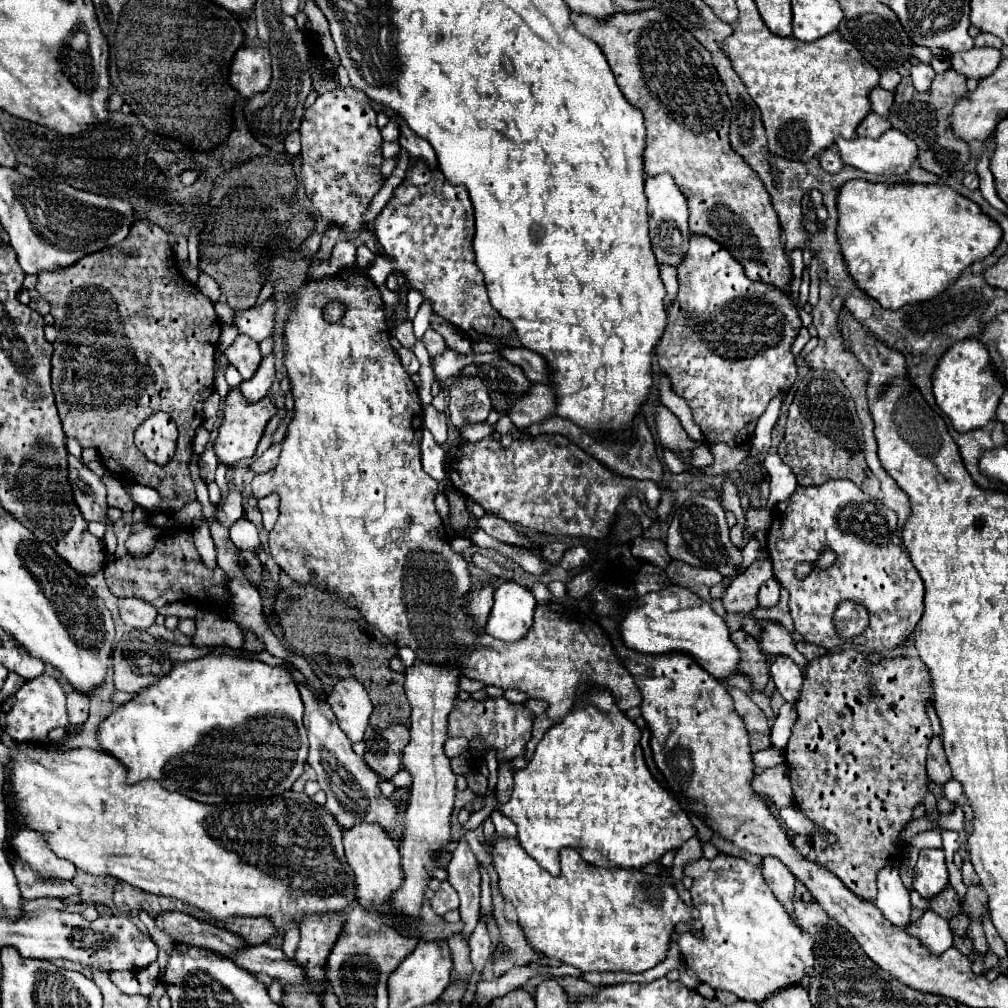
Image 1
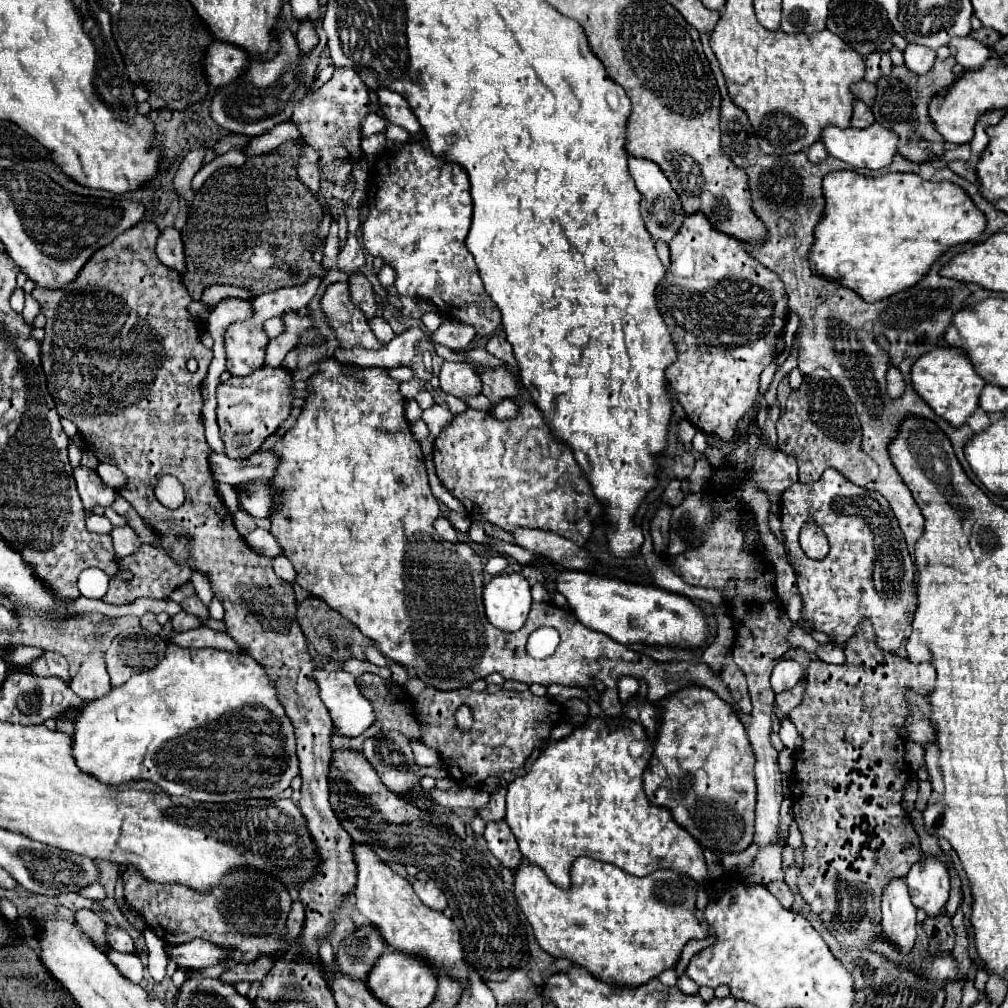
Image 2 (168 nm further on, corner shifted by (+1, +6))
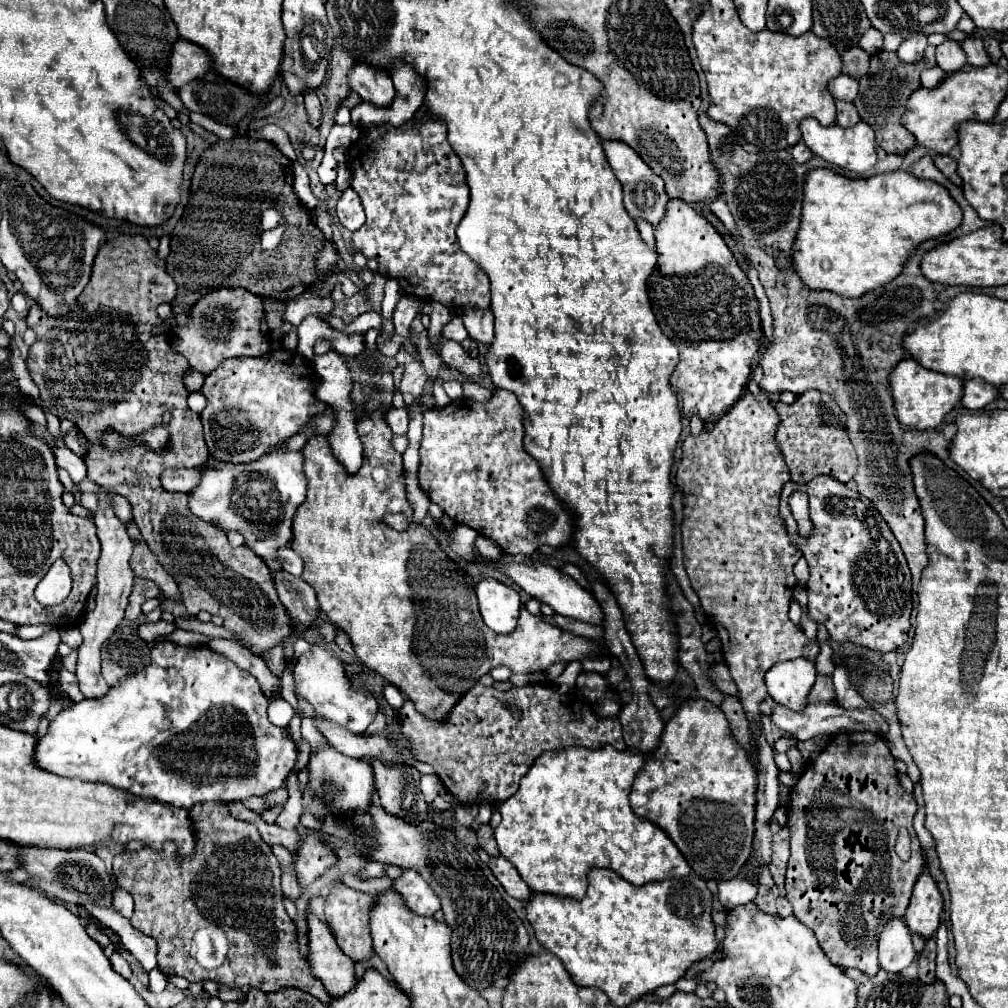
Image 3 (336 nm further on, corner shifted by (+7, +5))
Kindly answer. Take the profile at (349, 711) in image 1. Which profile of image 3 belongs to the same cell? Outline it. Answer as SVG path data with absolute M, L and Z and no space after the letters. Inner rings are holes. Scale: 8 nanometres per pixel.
M314 645L310 653L298 657L294 677L296 677L296 695L306 699L308 703L312 703L316 717L328 719L340 727L346 727L354 735L364 733L368 729L368 725L374 721L376 711L378 711L376 699L368 693L350 689L342 661L338 657L330 655L326 649Z

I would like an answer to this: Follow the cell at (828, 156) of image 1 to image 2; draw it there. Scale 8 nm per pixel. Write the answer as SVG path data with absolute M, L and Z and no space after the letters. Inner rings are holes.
M814 142L814 144L808 148L806 156L808 156L808 160L810 160L810 162L818 164L818 162L822 162L828 154L826 154L826 148L822 146L822 142Z

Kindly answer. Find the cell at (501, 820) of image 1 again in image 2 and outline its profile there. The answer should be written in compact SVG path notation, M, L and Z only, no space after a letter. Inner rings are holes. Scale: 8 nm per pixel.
M500 820L500 822L488 822L484 838L488 842L490 852L496 856L496 860L504 868L508 868L508 870L514 872L522 864L522 854L518 850L516 838L510 834L510 828L504 824L504 820Z

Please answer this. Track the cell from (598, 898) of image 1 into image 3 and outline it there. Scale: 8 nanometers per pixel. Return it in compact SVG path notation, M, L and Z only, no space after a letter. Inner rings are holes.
M594 867L588 871L588 891L582 899L574 899L574 897L556 897L556 895L550 895L550 893L532 893L532 899L526 903L526 917L534 929L534 935L540 943L542 949L550 951L552 955L556 955L566 971L570 973L570 977L574 979L576 985L580 987L598 987L602 989L610 1001L616 1005L616 1007L626 1007L628 1003L636 1001L638 997L646 995L646 993L652 993L656 987L660 985L668 985L668 983L674 983L676 979L680 979L684 975L684 971L698 959L704 959L704 957L710 957L714 951L716 951L716 939L714 939L714 923L712 923L712 893L710 889L706 887L704 879L700 879L698 875L688 875L684 879L666 879L666 881L652 881L652 883L646 883L642 887L636 887L636 885L630 885L628 881L624 881L618 873L614 873L612 869L602 869L602 867Z

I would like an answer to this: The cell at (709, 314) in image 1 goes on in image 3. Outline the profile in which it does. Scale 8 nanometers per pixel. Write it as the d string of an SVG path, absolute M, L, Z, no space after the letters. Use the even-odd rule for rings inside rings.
M670 199L666 215L654 227L654 231L658 263L648 279L648 295L662 333L670 337L680 349L680 361L670 377L670 385L682 395L682 413L686 417L700 415L702 421L708 421L712 417L724 415L746 391L752 363L762 349L764 337L758 299L722 235L688 203Z

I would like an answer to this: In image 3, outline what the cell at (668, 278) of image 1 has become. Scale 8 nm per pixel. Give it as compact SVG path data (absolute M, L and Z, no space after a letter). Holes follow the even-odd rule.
M638 219L636 221L636 225L638 225L638 231L640 231L640 237L646 241L646 245L654 251L656 249L656 241L654 241L654 227L650 225L650 223L646 223L646 221L642 221L642 219Z

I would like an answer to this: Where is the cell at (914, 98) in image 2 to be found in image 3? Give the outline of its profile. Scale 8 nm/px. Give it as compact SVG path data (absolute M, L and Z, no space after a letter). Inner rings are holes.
M928 45L926 47L926 53L924 53L924 59L914 63L914 65L908 65L908 63L902 63L896 53L888 53L888 51L880 51L876 55L872 55L872 61L870 61L870 73L866 77L860 79L860 93L854 101L858 113L860 113L860 119L866 121L868 125L872 125L872 129L876 131L876 143L888 151L888 153L896 153L896 155L904 155L908 153L912 147L916 147L916 137L900 123L900 119L904 117L904 111L906 111L906 105L908 105L908 97L912 95L912 91L920 89L922 83L920 83L920 73L928 67L934 67L936 65L936 55L934 55L934 47Z

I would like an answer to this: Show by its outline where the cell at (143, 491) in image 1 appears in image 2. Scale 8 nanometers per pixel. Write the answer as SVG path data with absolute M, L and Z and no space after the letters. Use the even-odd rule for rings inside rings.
M100 462L98 466L96 466L96 472L98 472L98 476L106 482L106 484L110 484L112 488L122 488L124 486L124 482L126 482L126 478L124 478L124 474L116 468L116 466L112 466L112 464L106 464L106 462Z

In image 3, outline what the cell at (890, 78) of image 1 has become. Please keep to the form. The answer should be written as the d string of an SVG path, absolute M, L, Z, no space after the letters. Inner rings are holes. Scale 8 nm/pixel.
M852 47L848 49L844 55L842 55L842 73L844 75L850 75L854 79L860 79L868 73L868 67L870 67L870 55L860 49L860 47Z

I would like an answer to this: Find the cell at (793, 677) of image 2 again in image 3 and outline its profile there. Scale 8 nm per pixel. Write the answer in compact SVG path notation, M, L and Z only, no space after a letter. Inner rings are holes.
M800 657L784 663L776 663L768 669L764 681L768 687L768 695L780 703L790 707L792 711L802 711L806 705L806 695L814 685L816 669L814 663Z

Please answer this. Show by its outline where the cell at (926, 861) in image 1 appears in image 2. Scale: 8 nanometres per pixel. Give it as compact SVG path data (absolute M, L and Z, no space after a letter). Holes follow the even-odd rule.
M924 856L914 864L906 876L906 886L918 910L924 910L930 918L942 914L950 892L950 878L938 858Z

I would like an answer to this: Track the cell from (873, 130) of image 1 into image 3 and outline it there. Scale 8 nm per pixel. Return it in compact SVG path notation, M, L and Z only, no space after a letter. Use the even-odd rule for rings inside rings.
M836 101L836 113L838 113L836 123L838 123L840 127L852 127L852 125L856 125L856 123L860 121L858 111L856 111L856 107L854 107L852 103Z

